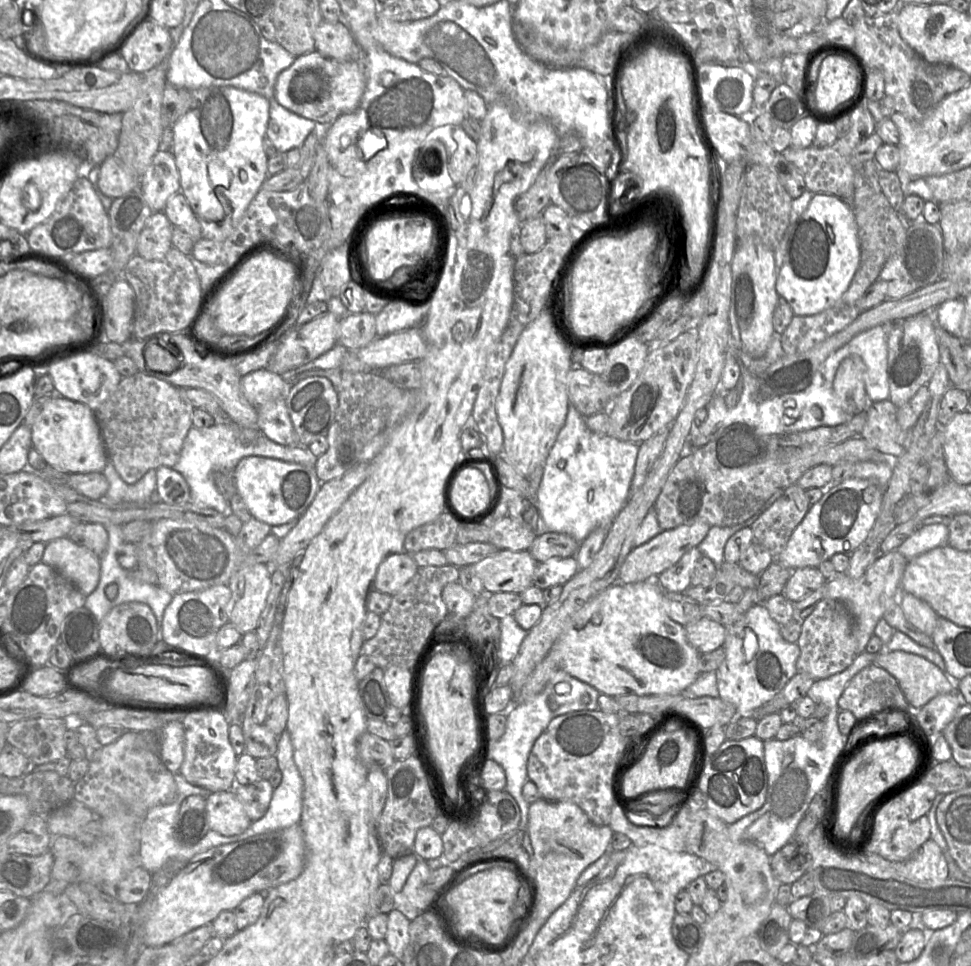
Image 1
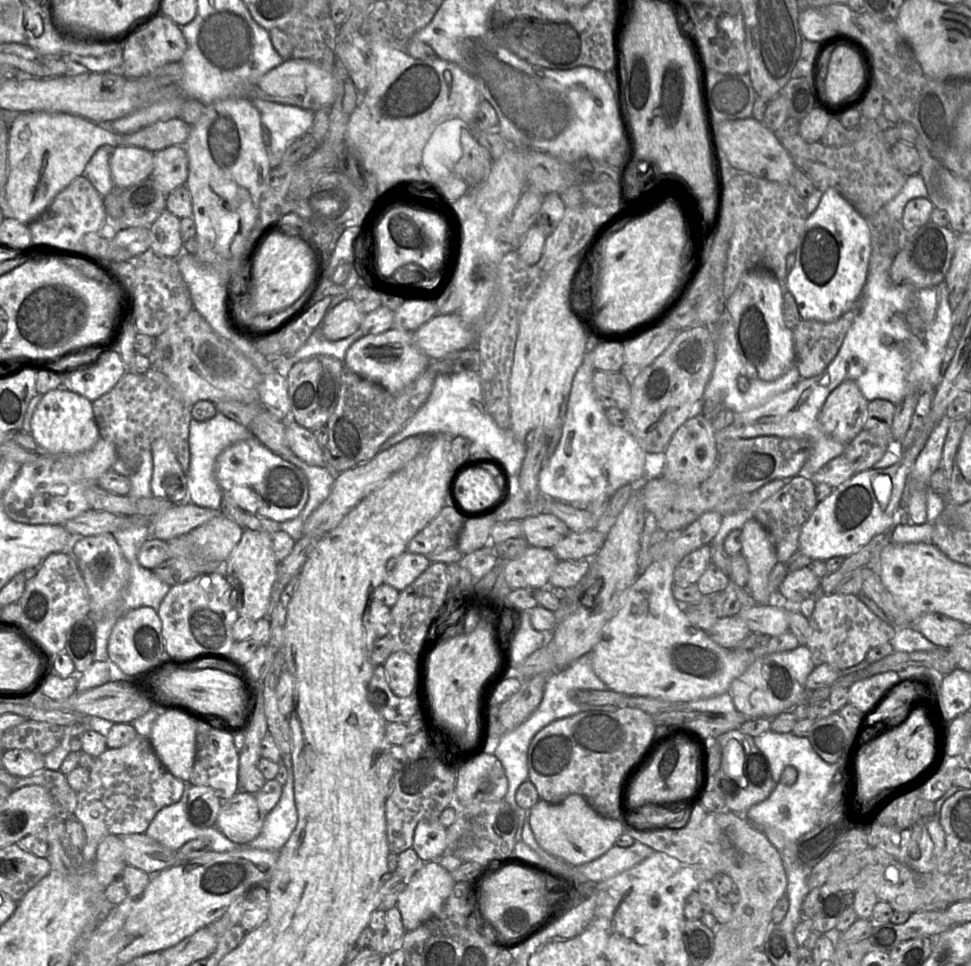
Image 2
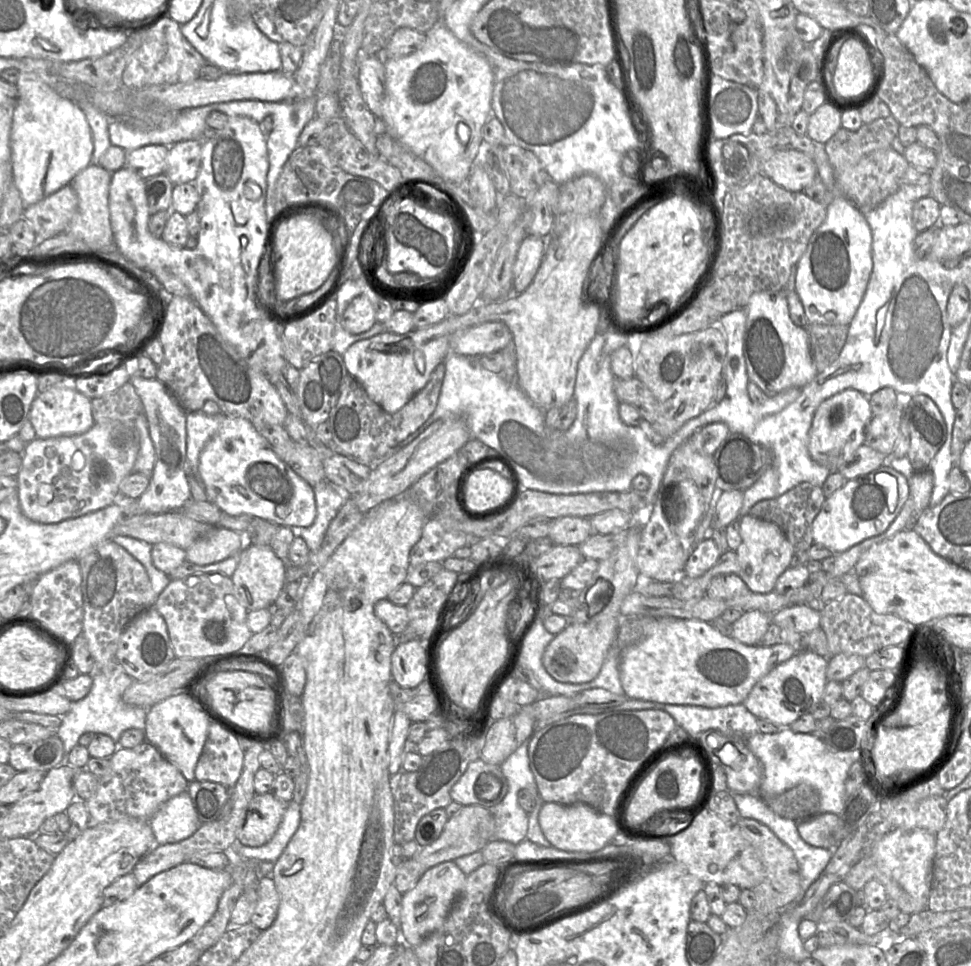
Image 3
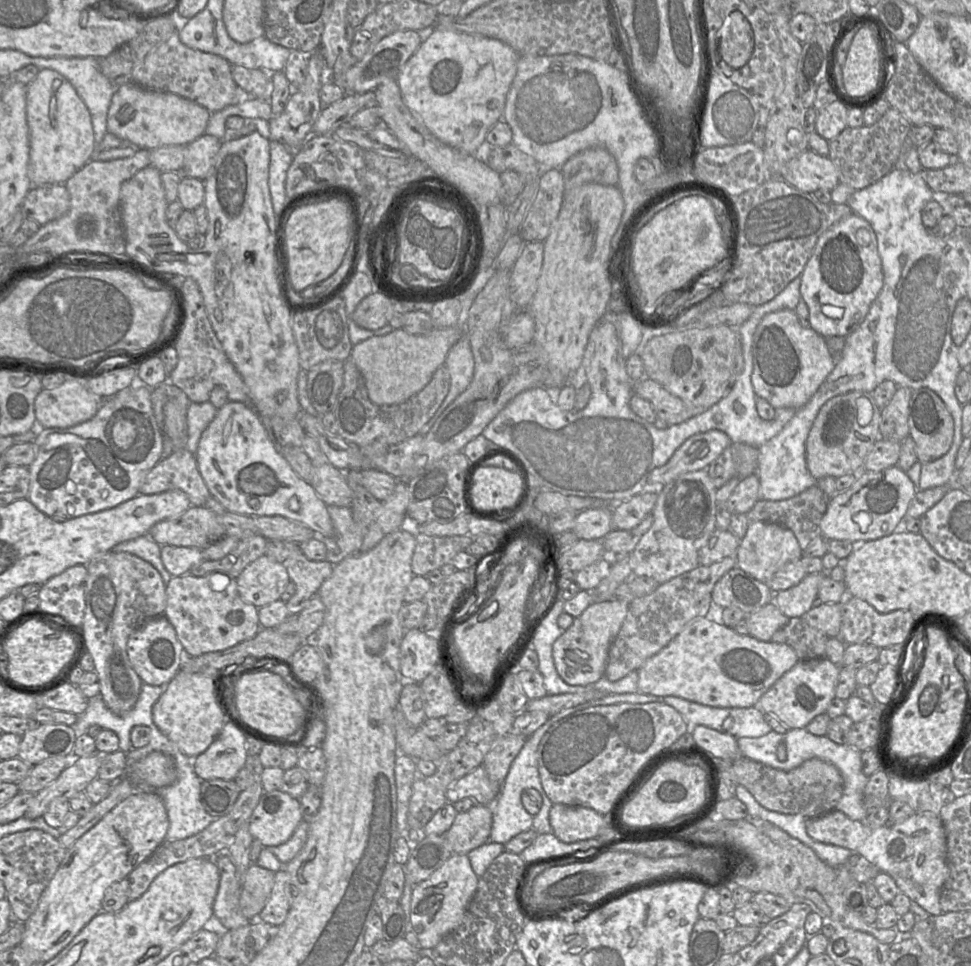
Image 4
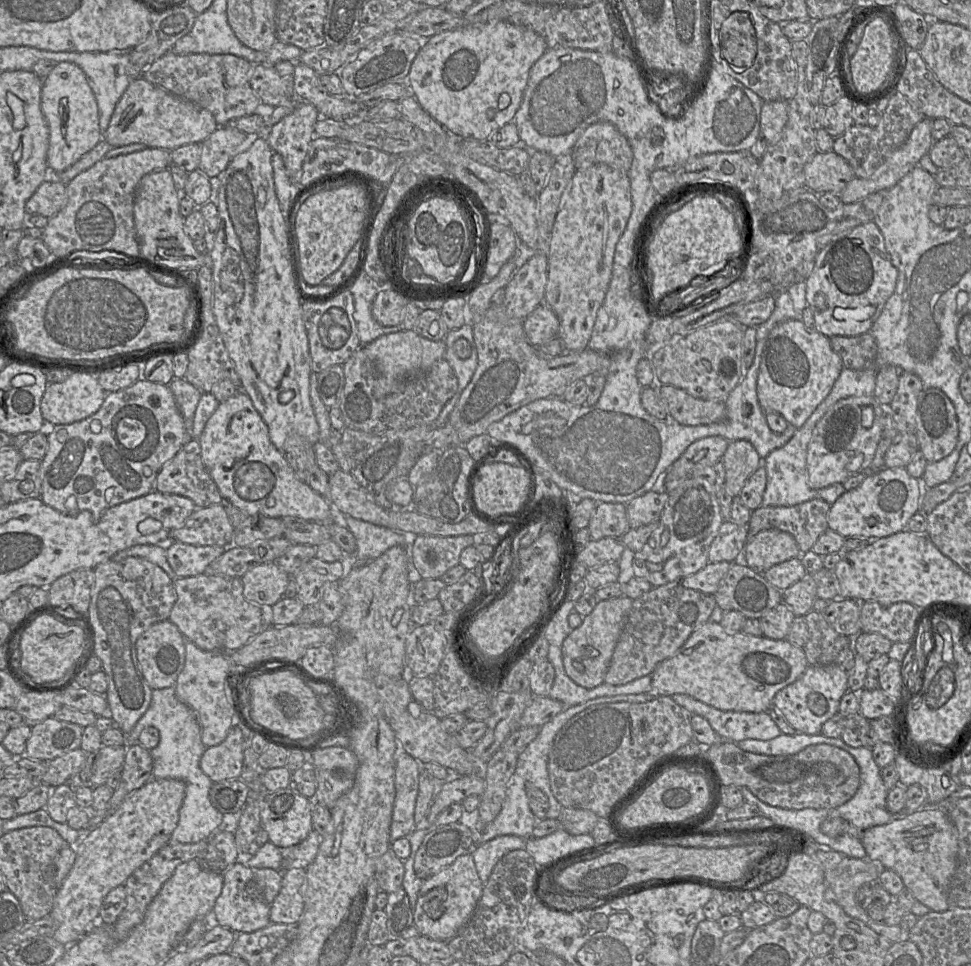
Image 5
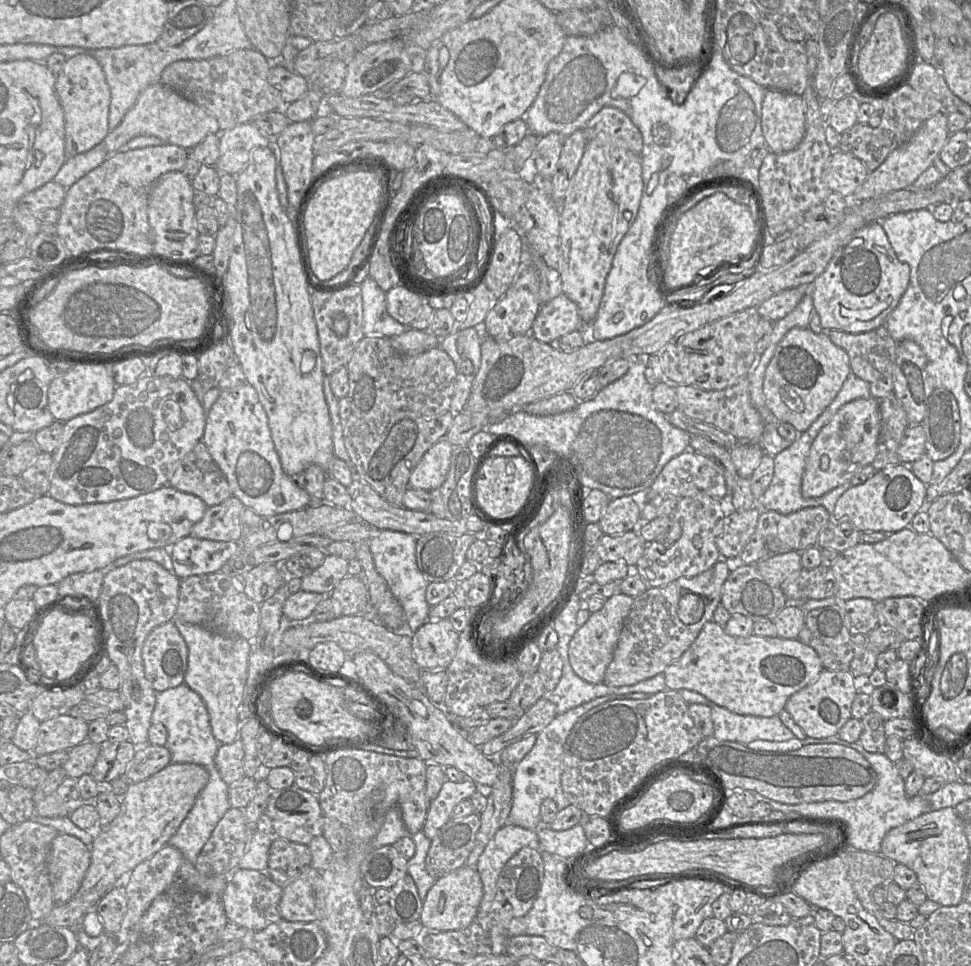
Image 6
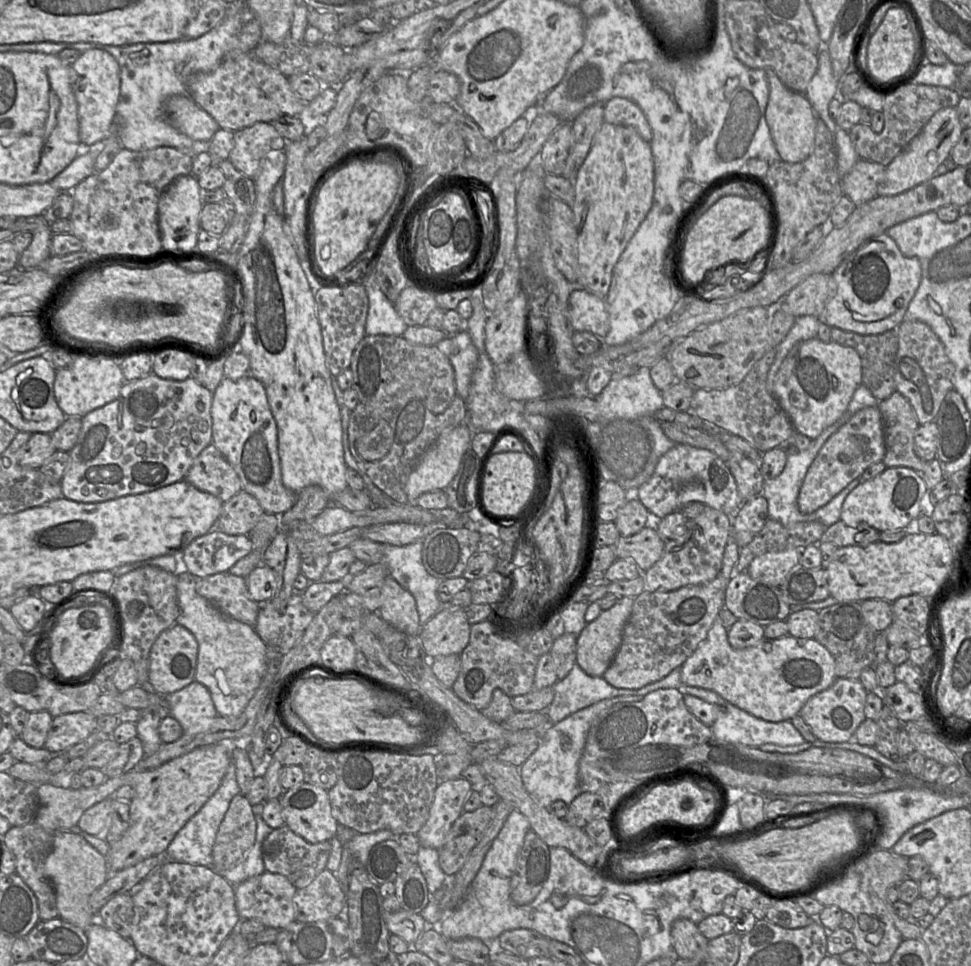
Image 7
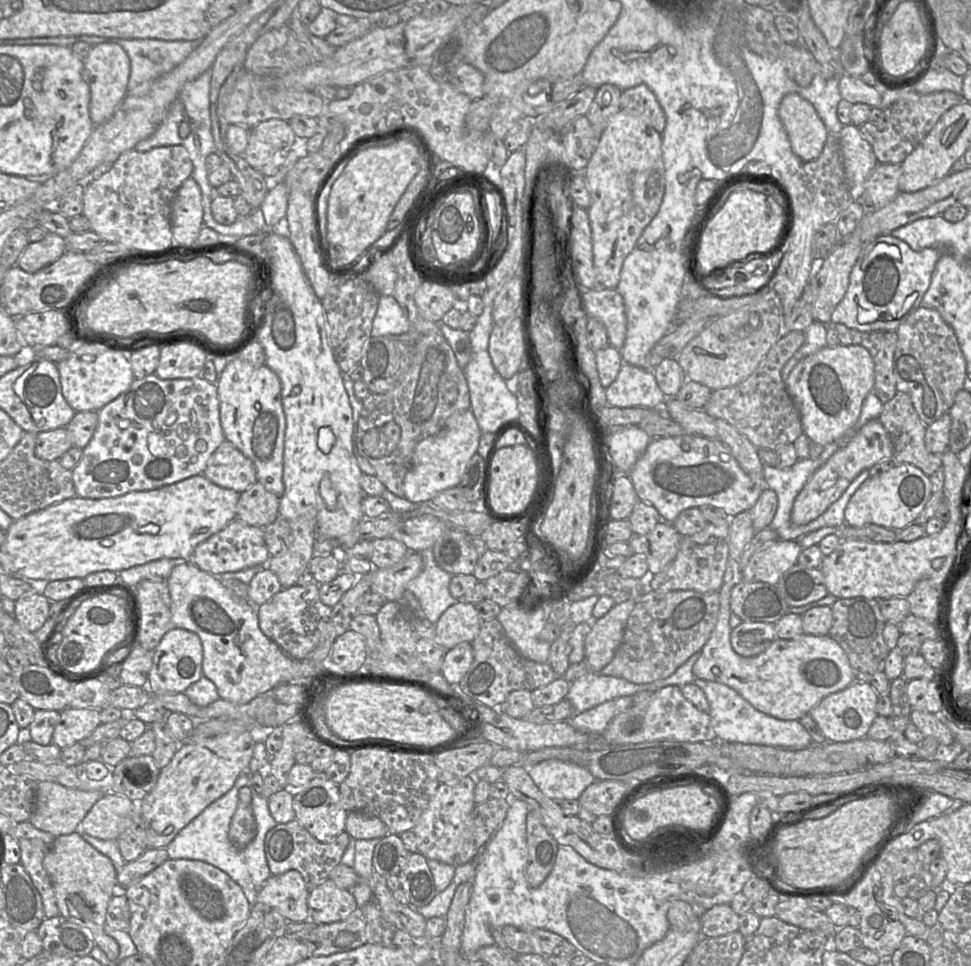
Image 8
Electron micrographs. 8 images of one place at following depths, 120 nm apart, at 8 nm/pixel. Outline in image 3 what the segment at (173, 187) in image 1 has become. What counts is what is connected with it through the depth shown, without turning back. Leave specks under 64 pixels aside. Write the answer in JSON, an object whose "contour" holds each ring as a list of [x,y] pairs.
{"contour":[[[186,140],[169,147],[165,175],[174,184],[193,183],[201,165],[202,140]]]}

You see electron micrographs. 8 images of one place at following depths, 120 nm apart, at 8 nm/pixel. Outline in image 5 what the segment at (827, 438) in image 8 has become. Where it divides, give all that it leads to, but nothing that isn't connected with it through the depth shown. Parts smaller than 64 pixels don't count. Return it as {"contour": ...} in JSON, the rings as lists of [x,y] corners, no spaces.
{"contour":[[[801,320],[782,321],[770,331],[761,356],[757,379],[759,403],[765,412],[777,412],[800,428],[830,393],[843,368],[827,336],[808,331]]]}

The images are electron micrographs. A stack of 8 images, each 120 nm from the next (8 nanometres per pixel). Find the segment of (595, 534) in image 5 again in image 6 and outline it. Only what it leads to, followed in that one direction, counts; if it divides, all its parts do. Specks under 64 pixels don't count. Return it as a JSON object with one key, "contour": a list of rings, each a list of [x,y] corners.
{"contour":[[[631,496],[610,500],[598,524],[604,535],[620,535],[641,524],[641,507]]]}

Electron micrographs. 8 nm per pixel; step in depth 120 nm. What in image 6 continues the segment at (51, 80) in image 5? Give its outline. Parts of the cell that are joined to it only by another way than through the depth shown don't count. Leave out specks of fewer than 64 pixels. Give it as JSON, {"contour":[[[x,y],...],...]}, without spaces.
{"contour":[[[88,54],[67,59],[56,76],[55,91],[65,116],[65,153],[67,158],[89,151],[109,132],[110,88],[99,62]]]}

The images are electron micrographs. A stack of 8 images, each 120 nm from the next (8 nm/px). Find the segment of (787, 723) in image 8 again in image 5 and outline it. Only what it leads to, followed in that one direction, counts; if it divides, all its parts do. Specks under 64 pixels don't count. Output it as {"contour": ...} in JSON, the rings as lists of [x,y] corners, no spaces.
{"contour":[[[677,693],[671,697],[689,714],[706,718],[724,740],[733,742],[745,739],[770,740],[782,734],[766,711],[721,710],[687,694]]]}

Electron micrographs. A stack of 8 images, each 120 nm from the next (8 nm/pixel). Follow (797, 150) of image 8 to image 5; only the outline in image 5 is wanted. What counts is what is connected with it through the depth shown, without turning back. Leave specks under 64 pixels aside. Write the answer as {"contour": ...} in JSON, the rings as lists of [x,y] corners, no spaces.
{"contour":[[[764,101],[761,108],[760,133],[769,144],[782,137],[788,120],[788,101]]]}

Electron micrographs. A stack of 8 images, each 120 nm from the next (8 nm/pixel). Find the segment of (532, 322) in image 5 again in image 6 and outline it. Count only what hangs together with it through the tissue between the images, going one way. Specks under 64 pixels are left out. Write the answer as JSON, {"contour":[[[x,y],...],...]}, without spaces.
{"contour":[[[561,294],[541,305],[530,334],[538,341],[550,344],[559,337],[583,327],[585,326],[576,304]]]}

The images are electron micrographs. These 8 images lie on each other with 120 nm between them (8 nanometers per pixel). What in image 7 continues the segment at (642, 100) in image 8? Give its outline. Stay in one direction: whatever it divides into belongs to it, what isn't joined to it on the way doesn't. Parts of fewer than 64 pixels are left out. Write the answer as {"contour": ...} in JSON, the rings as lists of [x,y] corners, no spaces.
{"contour":[[[615,97],[604,104],[604,121],[606,123],[632,127],[646,142],[651,142],[653,132],[640,107],[633,101]]]}

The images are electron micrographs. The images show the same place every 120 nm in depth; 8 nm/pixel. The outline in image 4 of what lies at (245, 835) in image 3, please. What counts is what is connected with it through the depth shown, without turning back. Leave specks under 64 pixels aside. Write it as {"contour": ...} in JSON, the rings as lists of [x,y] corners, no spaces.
{"contour":[[[275,790],[263,793],[248,821],[248,828],[263,847],[273,847],[285,843],[302,820],[299,800]]]}

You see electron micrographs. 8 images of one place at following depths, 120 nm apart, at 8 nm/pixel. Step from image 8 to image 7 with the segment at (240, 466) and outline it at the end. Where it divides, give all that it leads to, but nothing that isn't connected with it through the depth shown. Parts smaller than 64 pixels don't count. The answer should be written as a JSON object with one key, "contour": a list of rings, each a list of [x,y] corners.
{"contour":[[[212,443],[196,457],[183,480],[223,502],[242,489],[239,476]]]}

